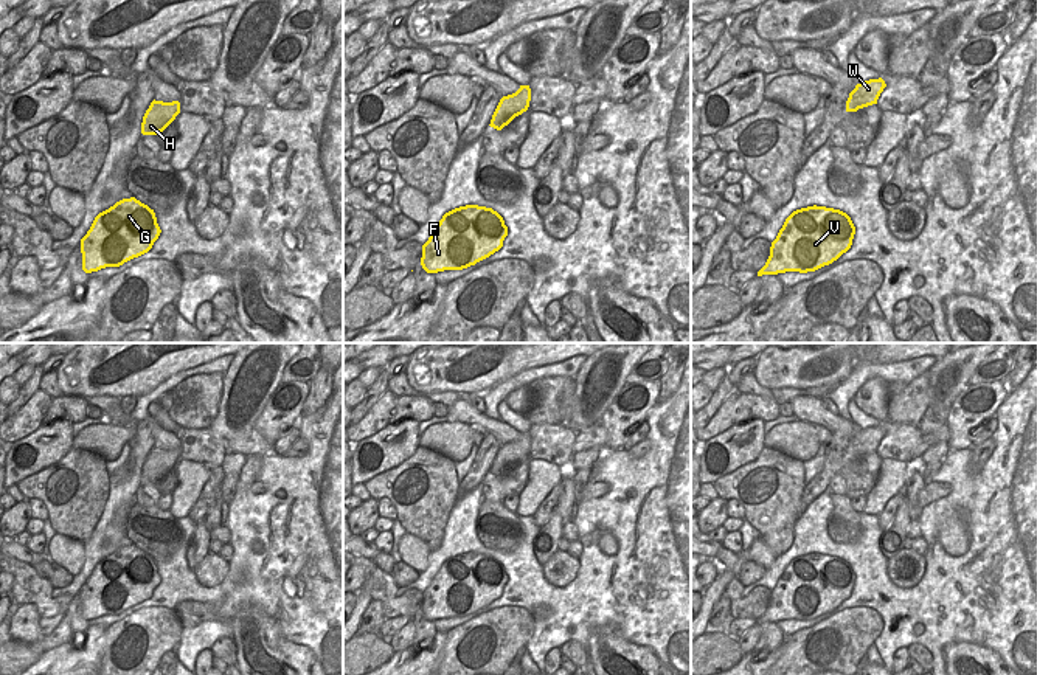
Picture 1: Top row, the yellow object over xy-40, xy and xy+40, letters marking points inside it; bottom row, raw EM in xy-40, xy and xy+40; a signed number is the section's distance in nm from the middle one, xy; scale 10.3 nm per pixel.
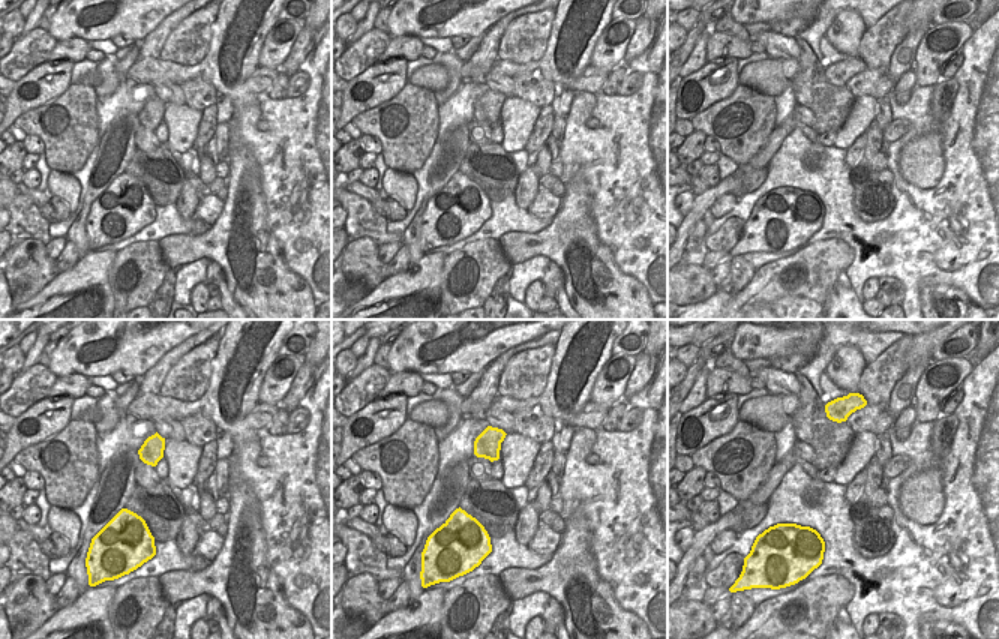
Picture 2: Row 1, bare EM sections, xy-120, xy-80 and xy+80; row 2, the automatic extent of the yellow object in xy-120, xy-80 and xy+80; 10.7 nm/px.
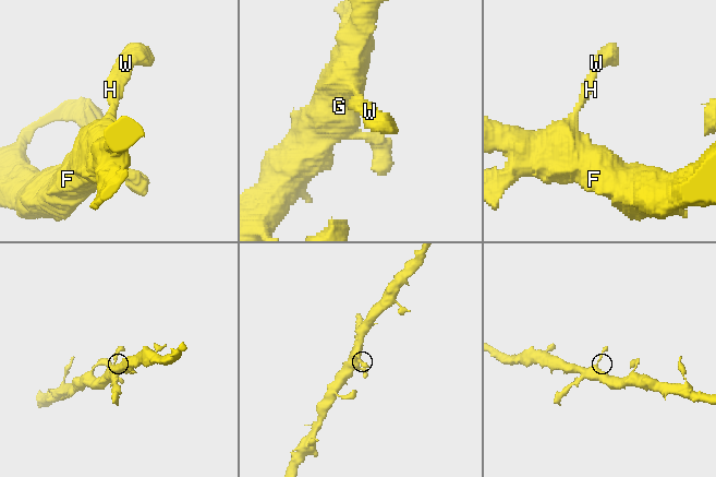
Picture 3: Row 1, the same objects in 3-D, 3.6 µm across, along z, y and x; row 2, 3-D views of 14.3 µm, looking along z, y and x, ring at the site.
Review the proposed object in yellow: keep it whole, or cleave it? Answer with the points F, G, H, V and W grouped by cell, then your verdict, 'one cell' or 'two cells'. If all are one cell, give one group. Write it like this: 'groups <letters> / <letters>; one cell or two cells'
groups F G H V W; one cell

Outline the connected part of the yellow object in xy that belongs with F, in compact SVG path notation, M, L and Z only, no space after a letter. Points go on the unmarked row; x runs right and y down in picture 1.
M455 556L422 593L421 613L427 621L467 616L498 599L506 583L508 574L492 556Z

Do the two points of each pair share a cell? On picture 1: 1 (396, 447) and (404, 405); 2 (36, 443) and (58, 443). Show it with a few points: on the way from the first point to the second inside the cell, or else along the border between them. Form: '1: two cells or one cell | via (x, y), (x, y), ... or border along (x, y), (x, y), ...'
1: two cells | border along (418, 421), (402, 419), (390, 424)
2: one cell | via (41, 443), (53, 443)

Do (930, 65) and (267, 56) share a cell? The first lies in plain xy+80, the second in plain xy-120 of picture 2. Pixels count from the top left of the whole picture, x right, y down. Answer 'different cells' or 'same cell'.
same cell

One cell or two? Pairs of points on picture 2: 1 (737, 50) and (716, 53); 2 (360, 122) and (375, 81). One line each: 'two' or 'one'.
1: one
2: two

